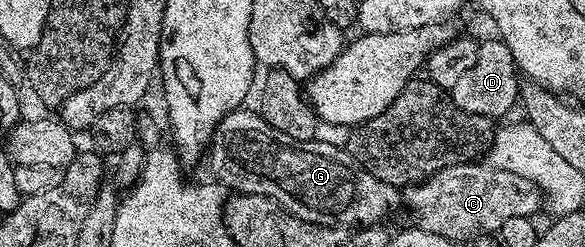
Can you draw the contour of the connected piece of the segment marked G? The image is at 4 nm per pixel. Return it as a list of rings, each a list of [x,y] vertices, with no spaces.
[[[239,108],[233,110],[231,114],[225,114],[214,130],[214,137],[211,138],[208,147],[210,170],[219,178],[215,179],[227,191],[239,194],[259,194],[265,198],[271,198],[292,216],[311,222],[314,226],[331,228],[372,226],[386,220],[382,218],[388,217],[390,210],[397,208],[398,202],[400,206],[399,191],[359,166],[349,149],[342,147],[341,150],[340,147],[333,146],[330,142],[322,142],[322,140],[297,142],[266,123],[258,112],[246,109]]]

